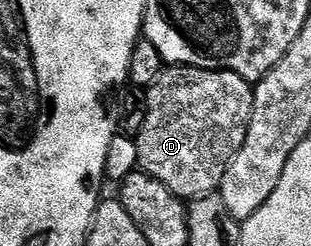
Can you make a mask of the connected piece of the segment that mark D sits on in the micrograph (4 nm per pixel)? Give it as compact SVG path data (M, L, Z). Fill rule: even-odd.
M172 65L163 69L160 79L146 90L148 116L137 135L138 163L141 172L152 175L177 197L193 199L218 193L222 180L248 135L252 119L254 90L251 82L227 69L197 69Z

